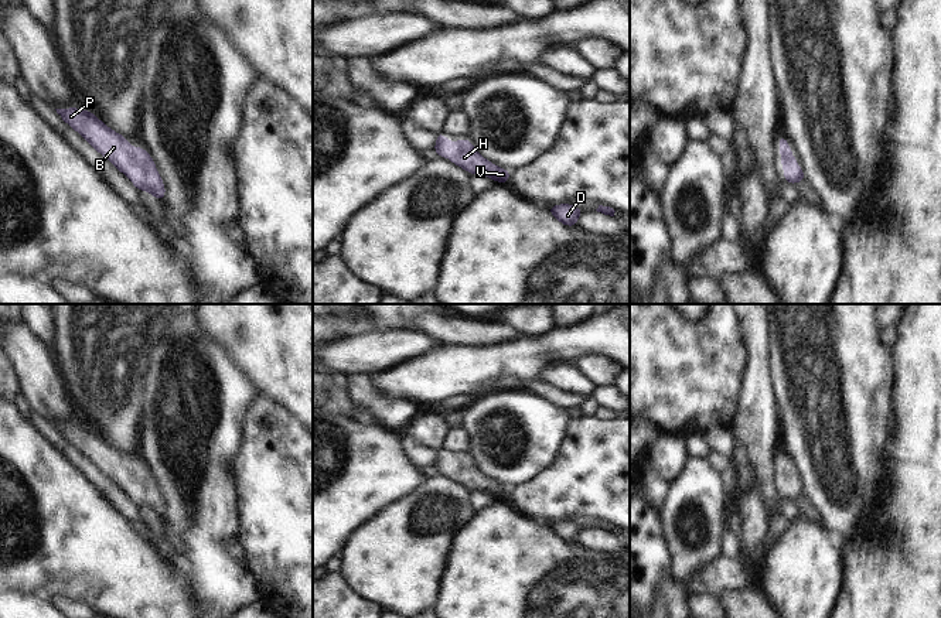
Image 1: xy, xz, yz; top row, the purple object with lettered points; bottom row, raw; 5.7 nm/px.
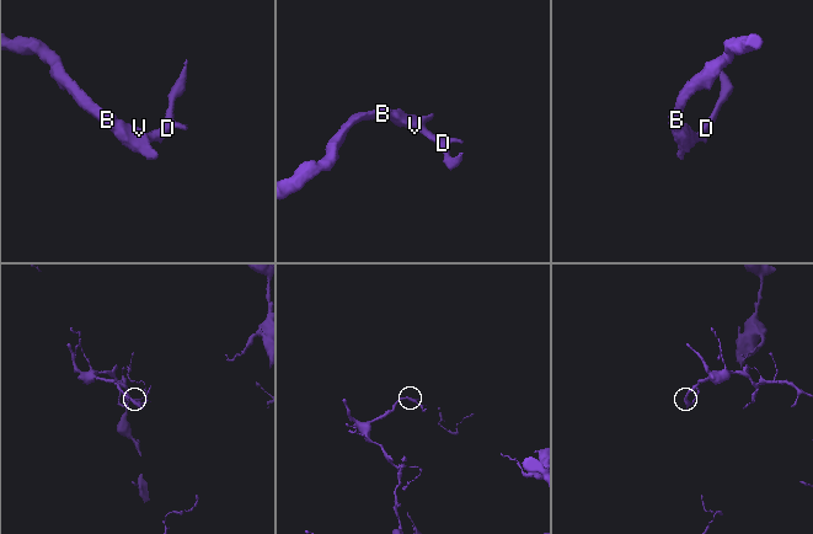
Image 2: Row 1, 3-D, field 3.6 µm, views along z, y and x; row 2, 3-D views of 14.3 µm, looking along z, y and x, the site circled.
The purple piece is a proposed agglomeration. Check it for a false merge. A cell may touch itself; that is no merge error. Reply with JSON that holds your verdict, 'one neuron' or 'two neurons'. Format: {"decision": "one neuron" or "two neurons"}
{"decision": "one neuron"}

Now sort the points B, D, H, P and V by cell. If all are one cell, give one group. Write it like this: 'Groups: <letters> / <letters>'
Groups: B D H P V.

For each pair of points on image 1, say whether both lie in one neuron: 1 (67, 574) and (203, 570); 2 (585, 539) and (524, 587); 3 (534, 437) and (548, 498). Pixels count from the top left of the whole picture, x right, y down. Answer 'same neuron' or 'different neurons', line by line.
1: different neurons
2: different neurons
3: different neurons

